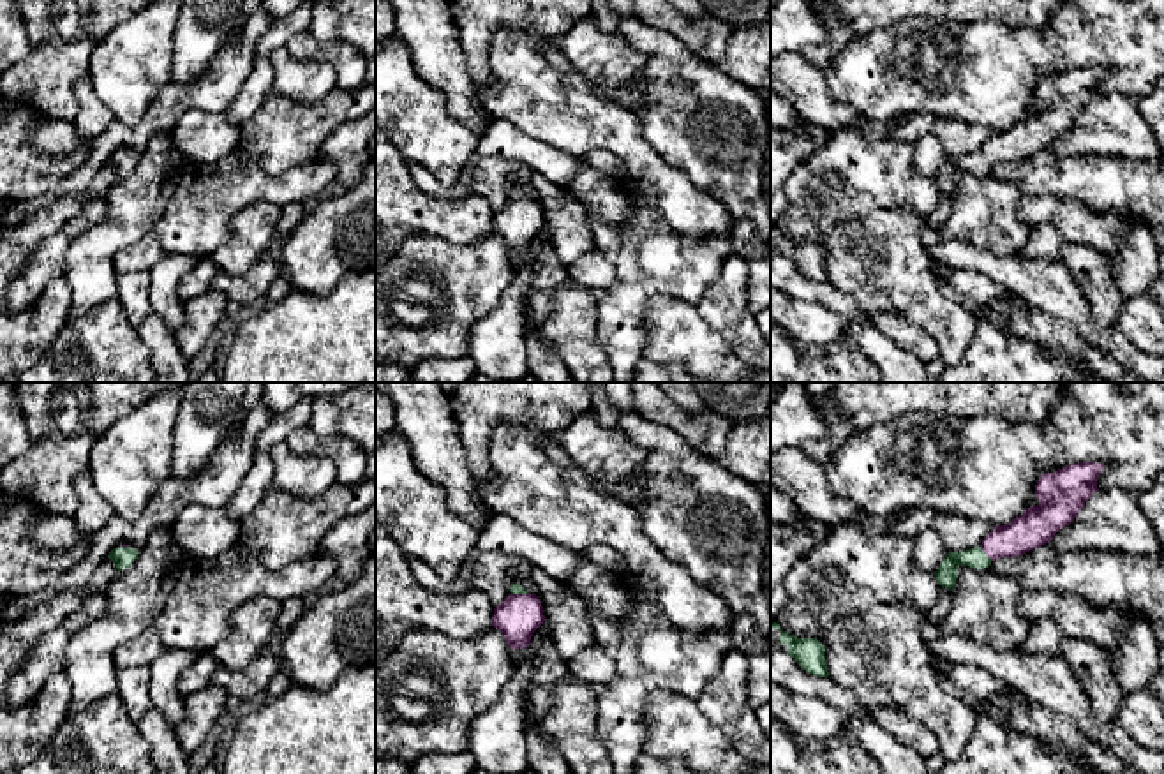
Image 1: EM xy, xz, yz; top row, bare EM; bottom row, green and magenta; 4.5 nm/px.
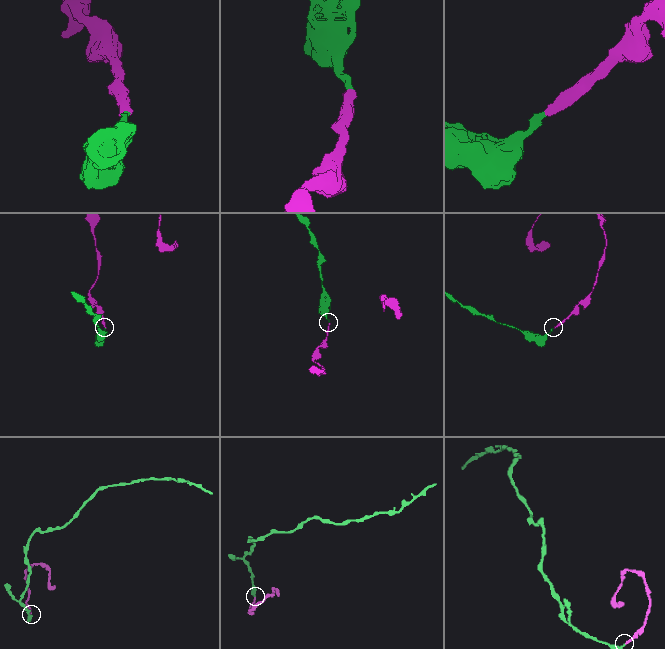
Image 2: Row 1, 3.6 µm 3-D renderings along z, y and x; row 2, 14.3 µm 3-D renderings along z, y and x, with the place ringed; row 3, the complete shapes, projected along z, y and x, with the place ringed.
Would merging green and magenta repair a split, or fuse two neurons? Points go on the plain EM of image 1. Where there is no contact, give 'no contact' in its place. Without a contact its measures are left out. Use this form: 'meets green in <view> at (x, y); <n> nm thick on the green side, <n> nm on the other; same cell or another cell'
meets green in yz at (984, 157); 100 nm thick on the green side, 160 nm on the other; same cell

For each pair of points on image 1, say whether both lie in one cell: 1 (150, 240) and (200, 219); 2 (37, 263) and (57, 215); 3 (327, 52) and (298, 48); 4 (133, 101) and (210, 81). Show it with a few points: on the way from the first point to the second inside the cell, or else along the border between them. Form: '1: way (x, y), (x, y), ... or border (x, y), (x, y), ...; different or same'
1: border (150, 230), (168, 253); different
2: border (78, 212), (52, 233), (22, 265); different
3: way (320, 52), (305, 48); same
4: border (170, 80), (145, 115), (129, 127); different

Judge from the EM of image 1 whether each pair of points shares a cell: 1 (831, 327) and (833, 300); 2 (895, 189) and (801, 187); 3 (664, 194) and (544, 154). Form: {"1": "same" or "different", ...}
{"1": "different", "2": "same", "3": "different"}

